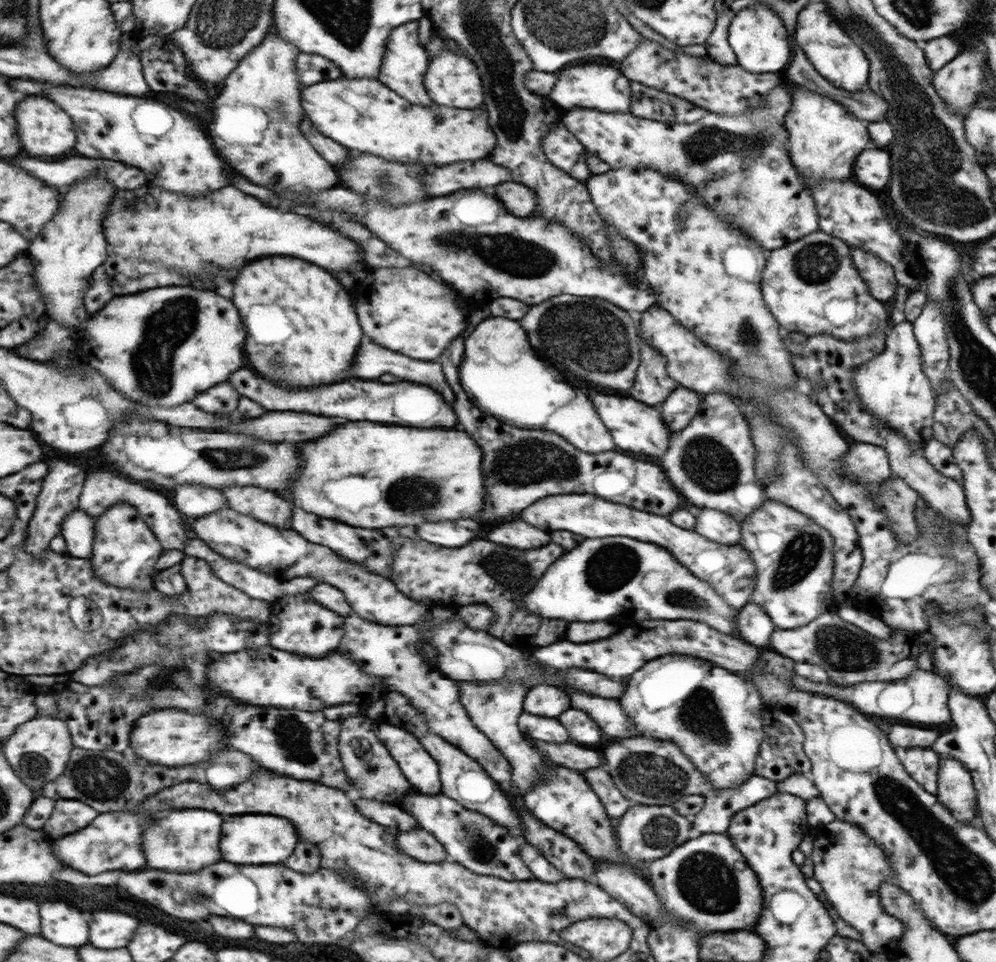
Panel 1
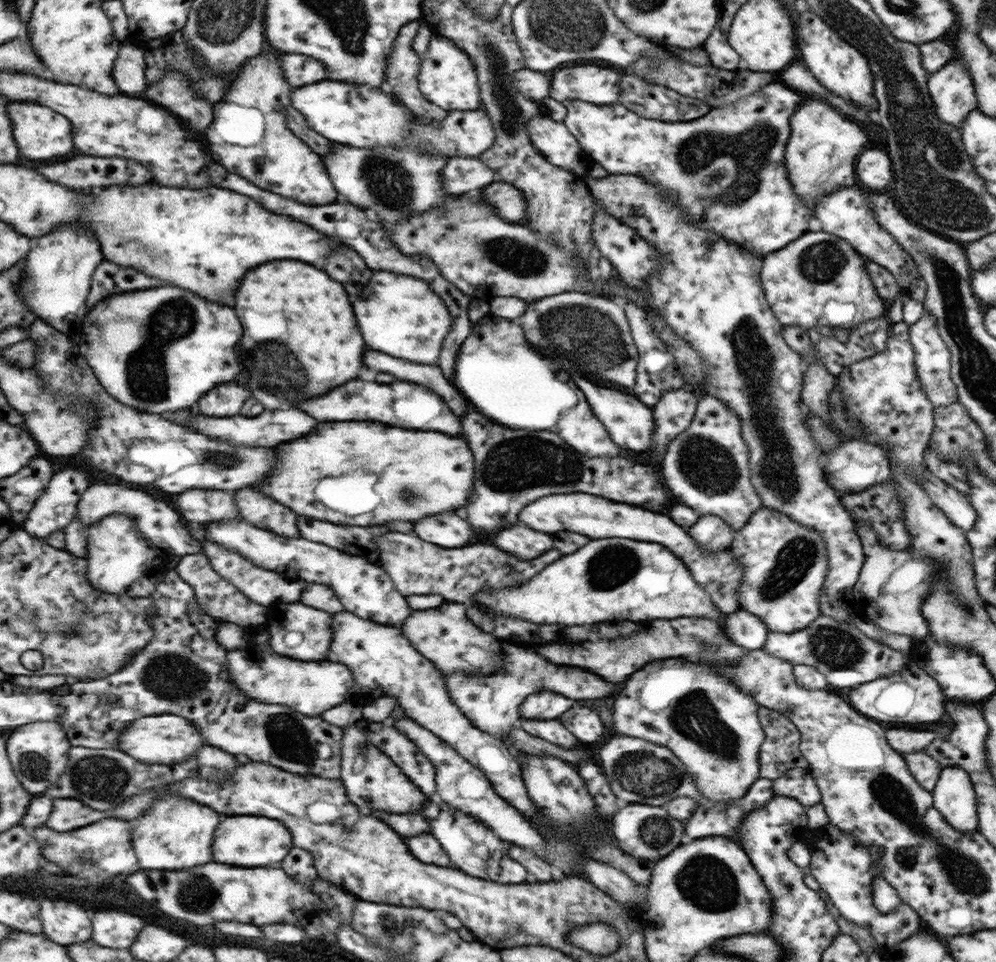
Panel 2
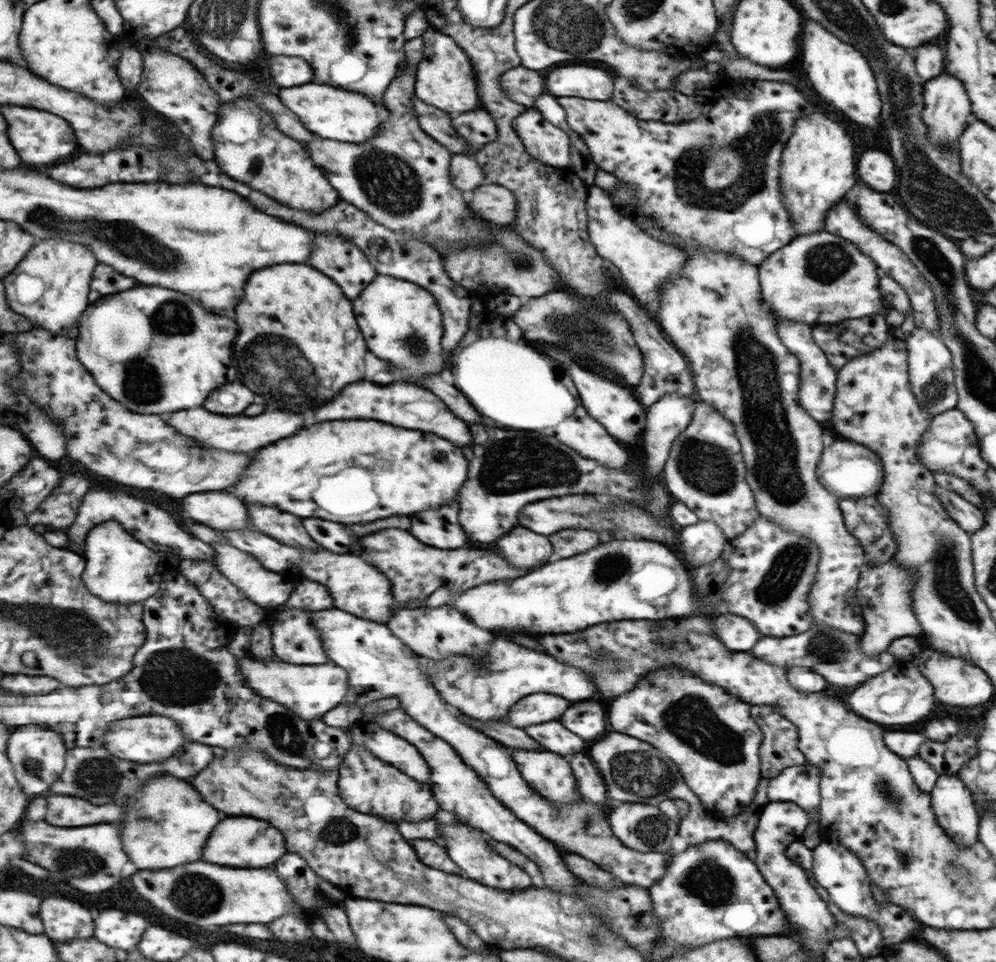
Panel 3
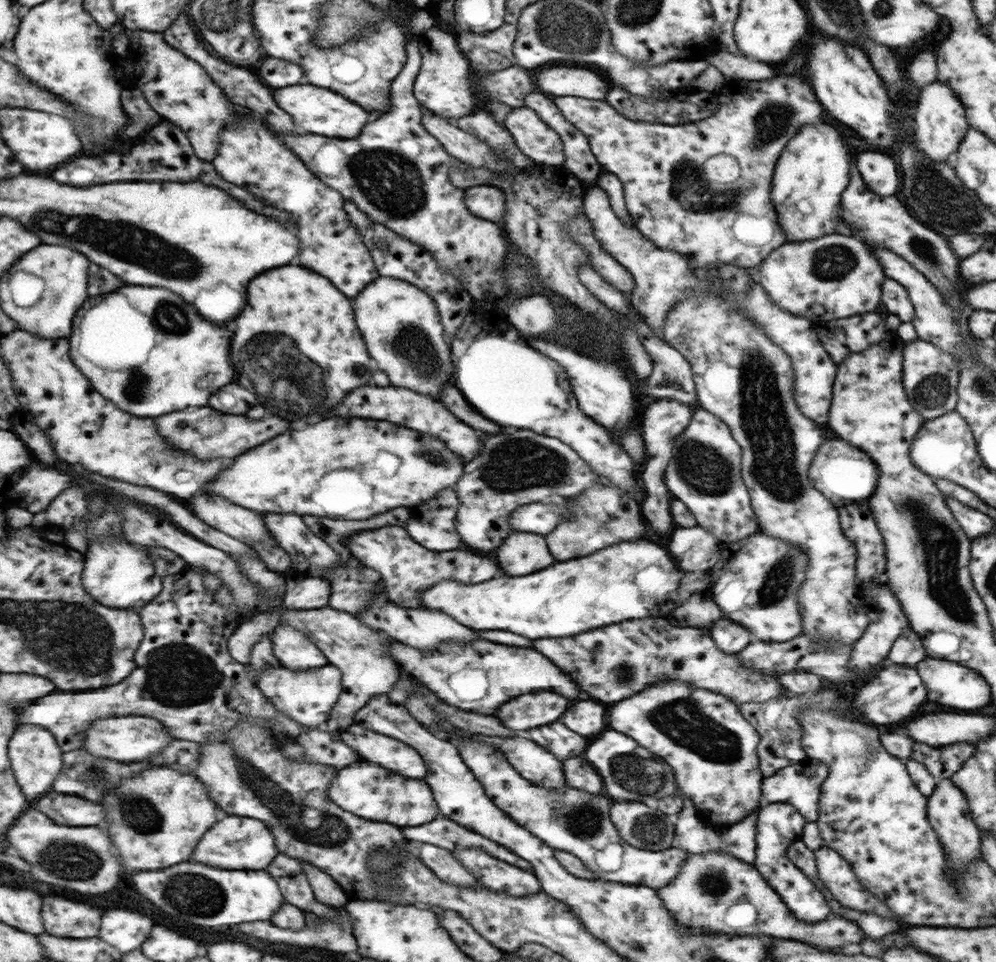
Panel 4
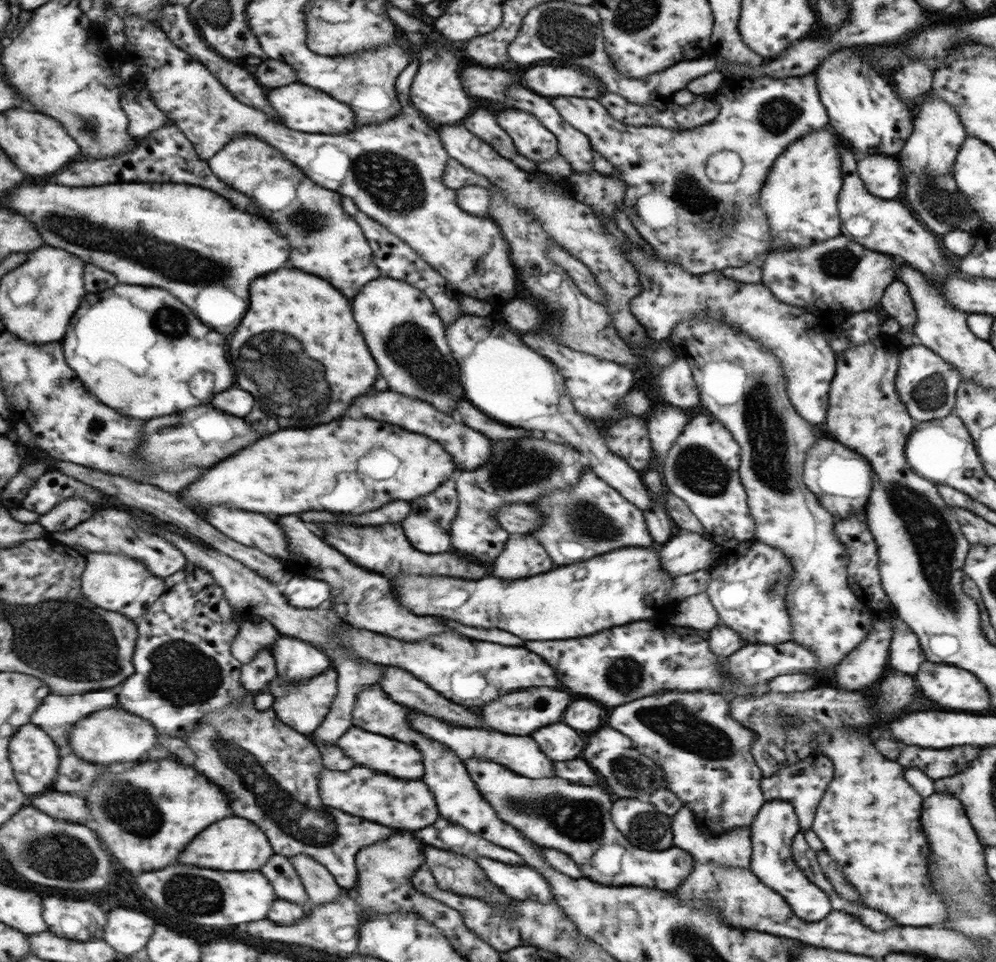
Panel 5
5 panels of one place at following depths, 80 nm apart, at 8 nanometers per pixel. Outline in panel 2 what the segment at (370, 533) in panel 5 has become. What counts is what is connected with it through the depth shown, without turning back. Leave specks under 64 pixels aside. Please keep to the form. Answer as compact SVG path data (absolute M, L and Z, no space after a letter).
M387 532L377 538L377 550L381 556L377 556L377 564L389 572L393 584L397 584L397 592L401 596L411 594L441 594L445 600L451 603L465 602L469 596L481 590L489 588L509 588L519 586L521 582L527 582L531 576L535 576L541 568L545 568L549 562L561 557L560 552L549 552L549 556L541 556L541 560L529 560L521 562L515 556L507 556L505 552L487 546L487 544L471 544L465 548L437 548L429 542L419 542L417 536L401 534L401 532Z

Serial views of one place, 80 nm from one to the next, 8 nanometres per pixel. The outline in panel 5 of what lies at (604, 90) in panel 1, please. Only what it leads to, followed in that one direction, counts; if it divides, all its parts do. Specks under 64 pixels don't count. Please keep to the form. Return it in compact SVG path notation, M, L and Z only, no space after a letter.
M536 66L521 74L523 86L533 90L539 96L552 99L555 97L577 97L596 99L602 94L601 84L587 72L573 68L553 68Z

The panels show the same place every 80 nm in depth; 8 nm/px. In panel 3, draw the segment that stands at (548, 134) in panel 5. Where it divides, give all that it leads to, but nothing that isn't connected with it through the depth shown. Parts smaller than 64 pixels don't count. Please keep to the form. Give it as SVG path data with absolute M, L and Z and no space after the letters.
M532 106L513 120L516 130L529 156L553 167L567 169L571 163L571 137L567 132L549 124Z

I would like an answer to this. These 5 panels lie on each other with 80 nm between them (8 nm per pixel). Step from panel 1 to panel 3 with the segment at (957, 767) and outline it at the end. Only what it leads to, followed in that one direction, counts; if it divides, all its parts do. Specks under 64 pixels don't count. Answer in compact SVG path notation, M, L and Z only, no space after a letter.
M957 773L937 777L929 796L937 808L937 820L945 824L945 833L961 847L972 847L979 840L980 816L970 792Z

